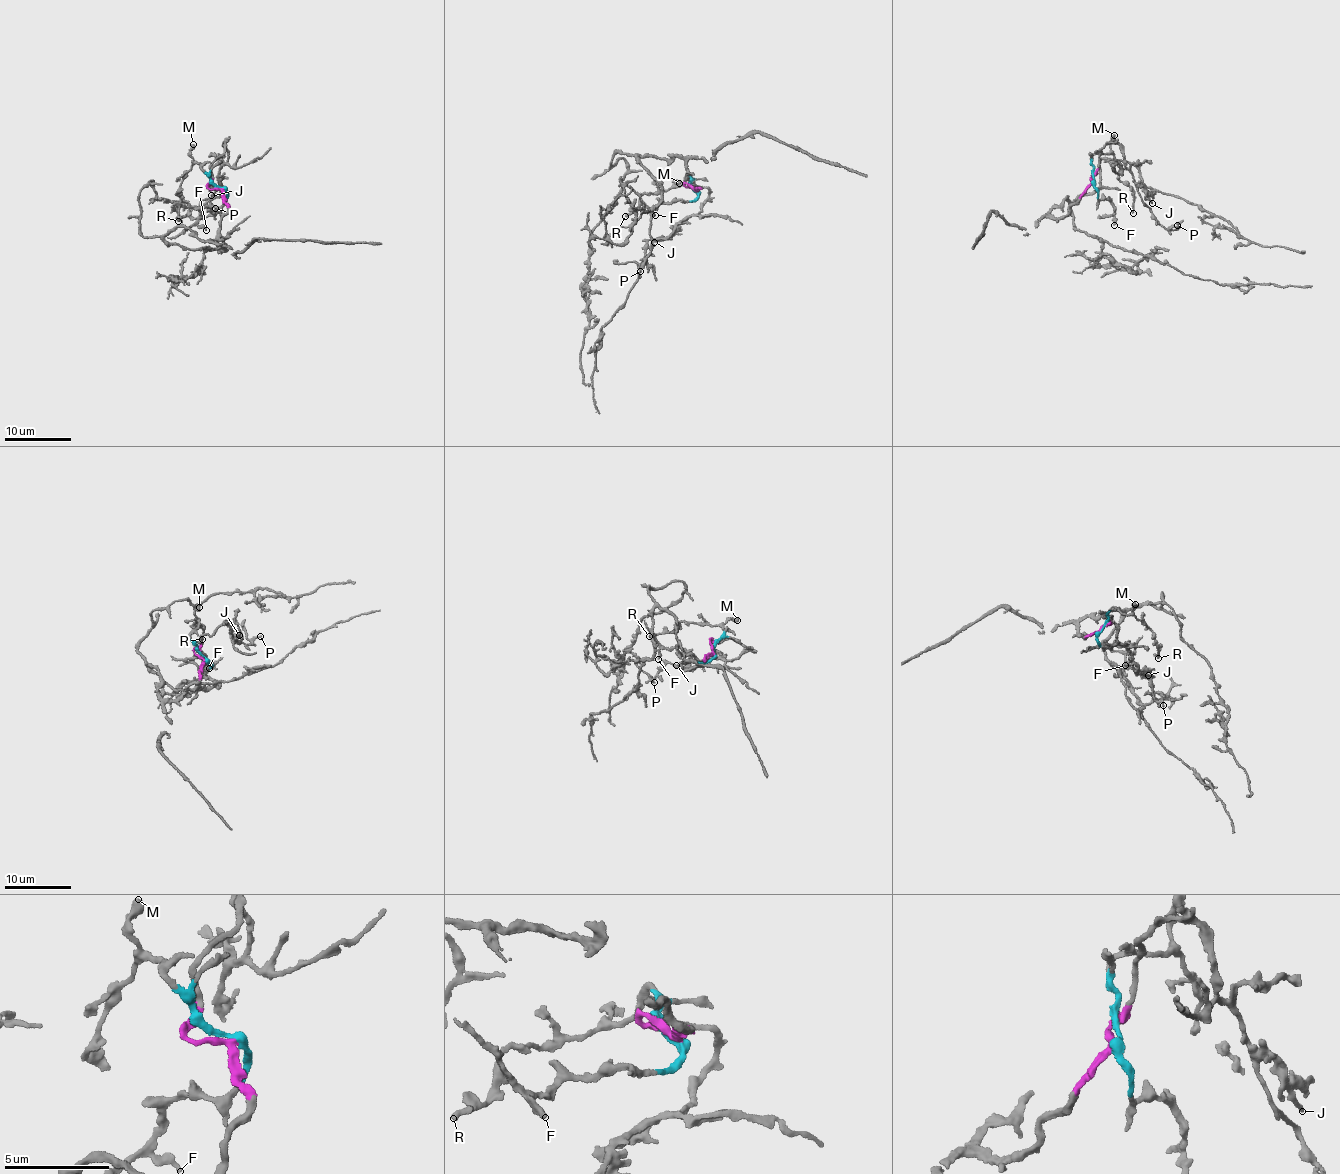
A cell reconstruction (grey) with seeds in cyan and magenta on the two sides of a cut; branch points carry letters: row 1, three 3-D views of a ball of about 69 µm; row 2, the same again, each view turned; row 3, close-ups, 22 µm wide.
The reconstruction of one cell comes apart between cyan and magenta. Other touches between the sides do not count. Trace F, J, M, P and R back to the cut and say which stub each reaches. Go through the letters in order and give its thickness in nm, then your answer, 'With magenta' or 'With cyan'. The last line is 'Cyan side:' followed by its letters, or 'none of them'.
F: Thickness 280 nm. With cyan
J: Thickness 160 nm. With magenta
M: Thickness 440 nm. With cyan
P: Thickness 200 nm. With magenta
R: Thickness 320 nm. With cyan
Cyan side: F, M, R

